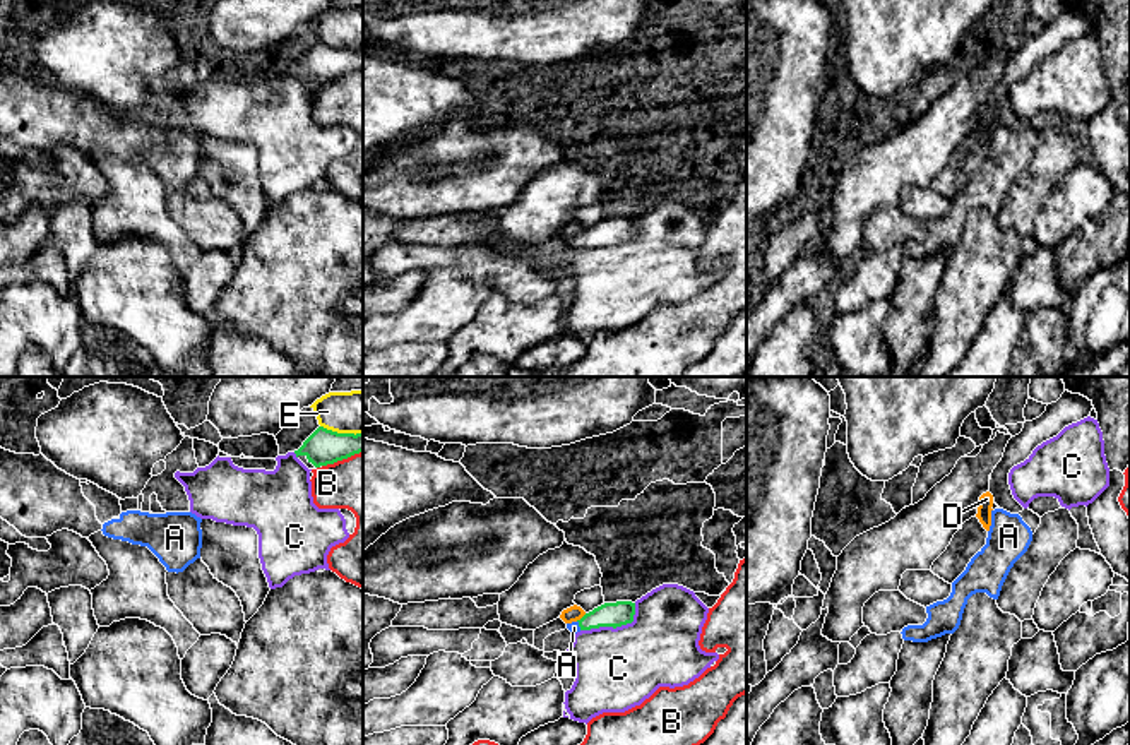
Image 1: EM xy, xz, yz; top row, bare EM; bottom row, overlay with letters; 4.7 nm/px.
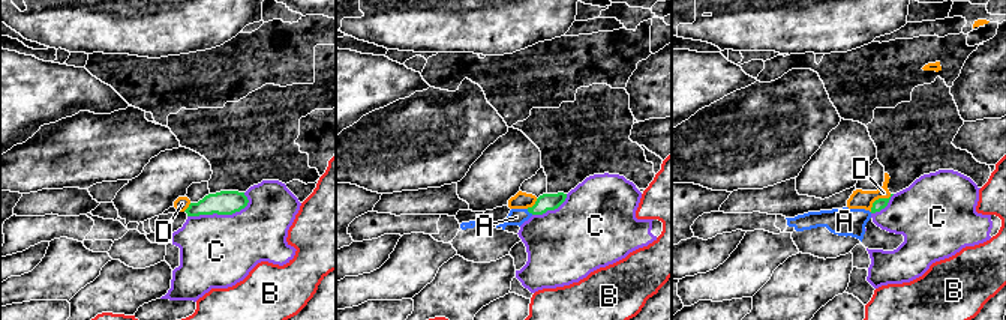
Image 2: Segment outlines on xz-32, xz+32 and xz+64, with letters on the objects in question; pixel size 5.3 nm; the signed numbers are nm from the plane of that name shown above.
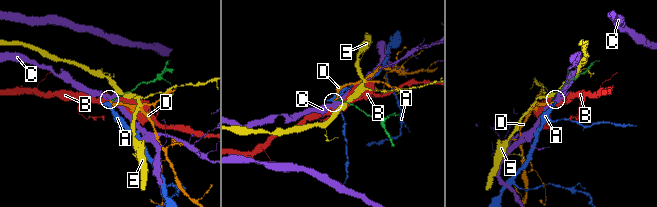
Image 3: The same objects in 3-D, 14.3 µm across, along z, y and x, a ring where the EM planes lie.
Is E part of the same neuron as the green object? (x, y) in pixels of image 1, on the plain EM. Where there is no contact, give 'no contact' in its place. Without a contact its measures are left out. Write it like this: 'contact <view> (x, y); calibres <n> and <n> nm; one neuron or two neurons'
contact xy (341, 50); calibres 170 and 200 nm; two neurons

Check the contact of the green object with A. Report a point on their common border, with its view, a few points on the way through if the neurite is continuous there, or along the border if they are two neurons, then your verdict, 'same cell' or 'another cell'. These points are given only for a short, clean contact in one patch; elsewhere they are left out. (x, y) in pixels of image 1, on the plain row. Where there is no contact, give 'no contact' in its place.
contact xz (579, 242); way xz (618, 230), (603, 232), (579, 242), (574, 244); same cell

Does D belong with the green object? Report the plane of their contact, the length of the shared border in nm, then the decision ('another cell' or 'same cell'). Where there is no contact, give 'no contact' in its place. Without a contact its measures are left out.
meets green in xz; contact 70 nm long; another cell

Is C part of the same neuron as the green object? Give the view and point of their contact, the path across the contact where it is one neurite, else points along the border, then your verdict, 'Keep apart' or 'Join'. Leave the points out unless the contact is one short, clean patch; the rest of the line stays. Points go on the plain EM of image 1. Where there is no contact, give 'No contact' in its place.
Touches green at xz (615, 244). Keep apart

